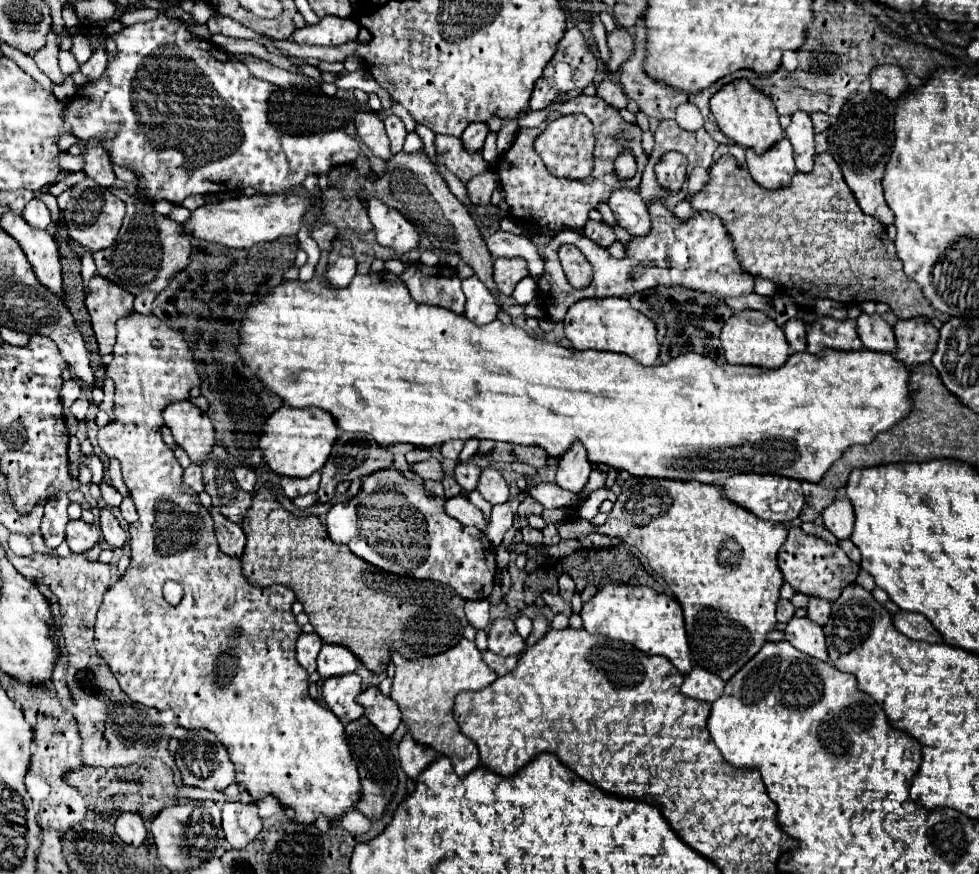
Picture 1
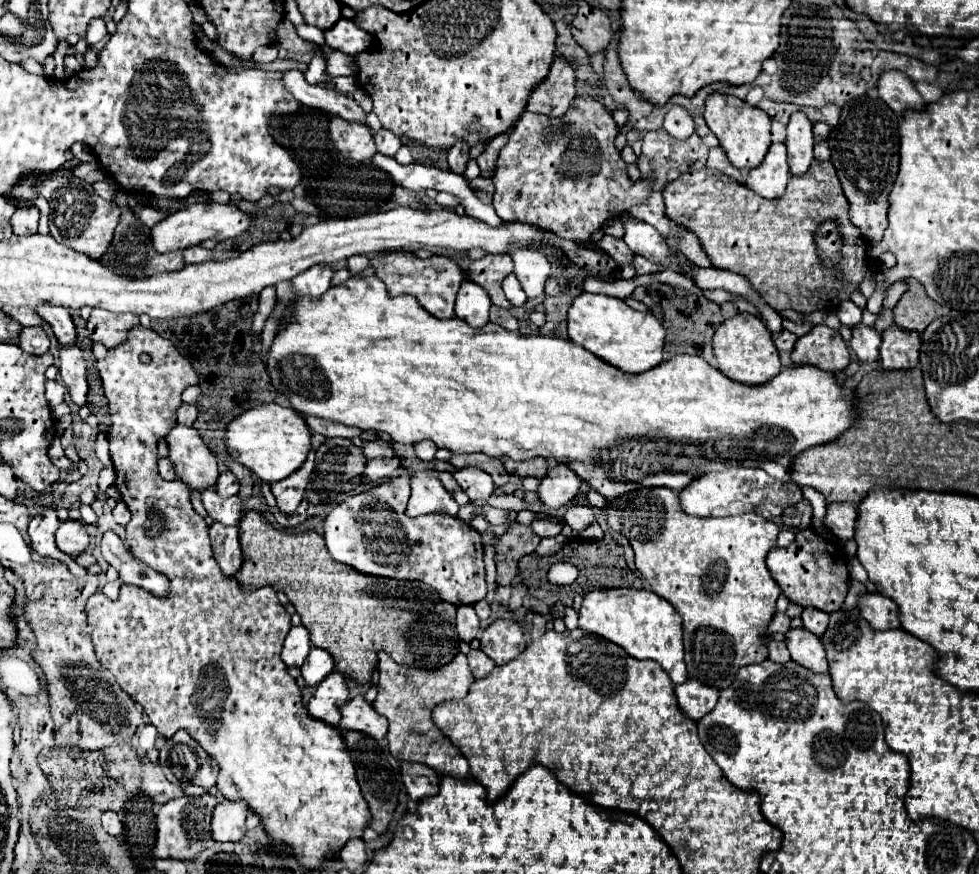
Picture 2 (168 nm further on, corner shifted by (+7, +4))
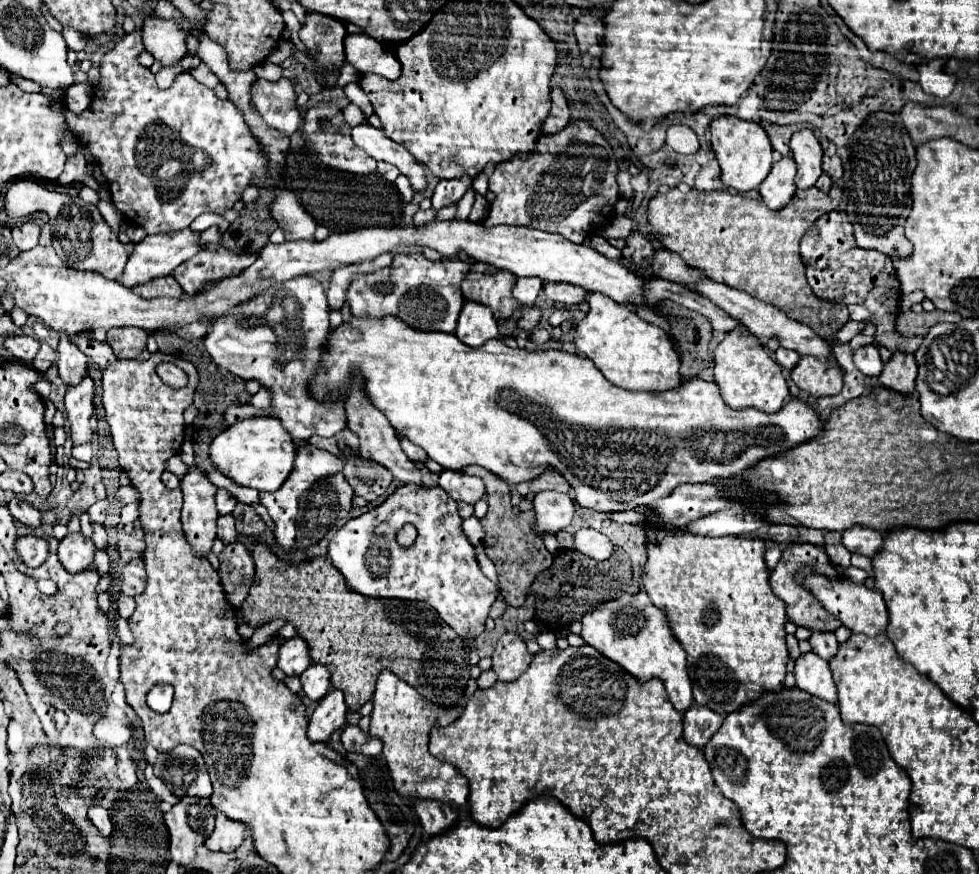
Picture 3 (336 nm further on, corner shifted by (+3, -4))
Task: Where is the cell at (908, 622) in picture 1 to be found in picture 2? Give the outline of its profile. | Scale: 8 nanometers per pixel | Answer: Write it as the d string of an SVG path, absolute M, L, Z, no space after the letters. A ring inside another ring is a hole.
M880 592L862 594L858 600L858 610L862 612L862 618L876 630L900 628L898 606Z

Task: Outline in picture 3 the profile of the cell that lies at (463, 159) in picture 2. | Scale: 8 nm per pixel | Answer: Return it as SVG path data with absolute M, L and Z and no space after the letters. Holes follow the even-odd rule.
M462 174L460 178L454 178L454 180L440 180L432 194L432 206L436 210L440 210L442 206L456 204L470 186L472 186L472 180L466 174Z

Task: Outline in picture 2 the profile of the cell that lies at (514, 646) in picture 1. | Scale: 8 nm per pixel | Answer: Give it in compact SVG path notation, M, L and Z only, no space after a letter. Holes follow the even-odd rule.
M496 620L482 632L482 652L502 666L524 652L528 640L516 620Z

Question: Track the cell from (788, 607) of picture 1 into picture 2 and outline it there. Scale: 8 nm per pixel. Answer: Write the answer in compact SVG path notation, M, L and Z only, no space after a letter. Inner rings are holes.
M778 612L770 624L770 634L786 634L786 630L790 630L790 618Z

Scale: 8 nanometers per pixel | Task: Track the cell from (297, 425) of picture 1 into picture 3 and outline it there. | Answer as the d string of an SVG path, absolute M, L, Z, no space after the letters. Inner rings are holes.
M262 416L240 420L218 434L214 438L214 446L210 444L210 458L218 470L236 484L256 488L260 492L276 492L294 468L296 450L298 446L294 438L282 428L282 422L278 418Z

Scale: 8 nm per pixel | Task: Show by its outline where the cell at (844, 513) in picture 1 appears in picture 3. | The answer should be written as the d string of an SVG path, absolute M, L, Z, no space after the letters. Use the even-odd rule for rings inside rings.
M848 528L842 532L842 544L856 554L874 556L882 546L882 534L874 532L872 528Z

